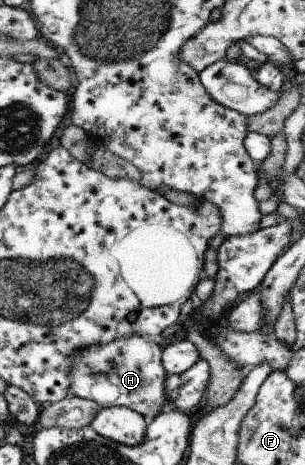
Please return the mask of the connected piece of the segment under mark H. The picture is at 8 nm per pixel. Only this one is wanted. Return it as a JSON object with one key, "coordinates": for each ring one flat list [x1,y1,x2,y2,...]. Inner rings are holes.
{"coordinates":[[139,334,120,338,106,345,93,345,77,350,71,366,70,395,94,400,103,408,126,406,137,411,149,424,168,399,165,381,168,376,161,355,162,344,152,342]]}

